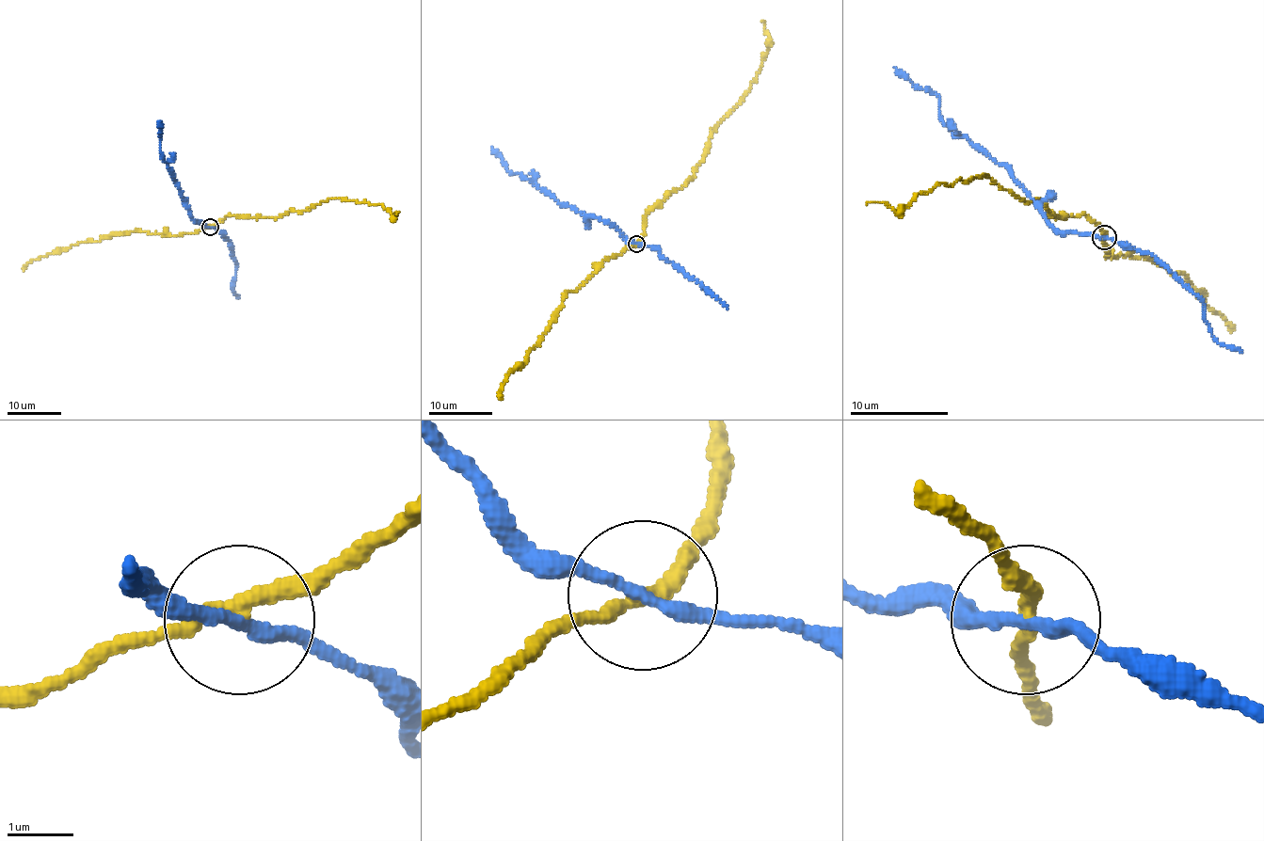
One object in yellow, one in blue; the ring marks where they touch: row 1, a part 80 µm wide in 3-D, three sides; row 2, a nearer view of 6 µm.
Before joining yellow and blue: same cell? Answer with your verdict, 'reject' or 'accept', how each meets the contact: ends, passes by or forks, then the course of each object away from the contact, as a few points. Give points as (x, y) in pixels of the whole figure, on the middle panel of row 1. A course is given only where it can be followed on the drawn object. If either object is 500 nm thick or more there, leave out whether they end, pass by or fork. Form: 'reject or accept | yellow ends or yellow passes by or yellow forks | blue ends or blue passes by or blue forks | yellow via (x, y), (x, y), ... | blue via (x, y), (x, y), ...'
reject | yellow passes by | blue passes by | yellow via (636, 244), (643, 232), (646, 214), (687, 183), (705, 152), (710, 134), (753, 82), (771, 40), (763, 22) | blue via (636, 244), (630, 242), (599, 218), (588, 217), (566, 206), (518, 172), (511, 173), (492, 148)

